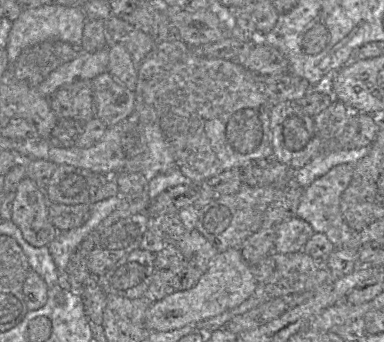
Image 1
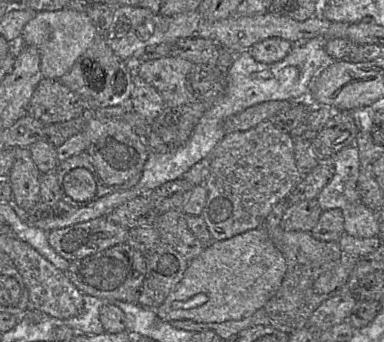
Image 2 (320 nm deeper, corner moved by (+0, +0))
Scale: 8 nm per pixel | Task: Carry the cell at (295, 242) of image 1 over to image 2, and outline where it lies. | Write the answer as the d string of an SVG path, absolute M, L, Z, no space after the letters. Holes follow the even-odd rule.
M316 198L292 204L285 210L279 226L285 231L311 232L321 213L322 209Z

